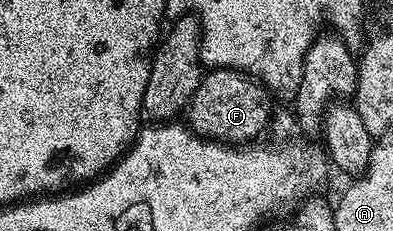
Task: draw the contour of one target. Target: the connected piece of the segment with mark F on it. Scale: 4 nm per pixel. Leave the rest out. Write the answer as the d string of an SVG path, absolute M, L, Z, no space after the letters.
M210 69L195 88L195 96L187 111L187 125L201 138L226 144L249 144L269 126L273 102L268 90L240 70Z

